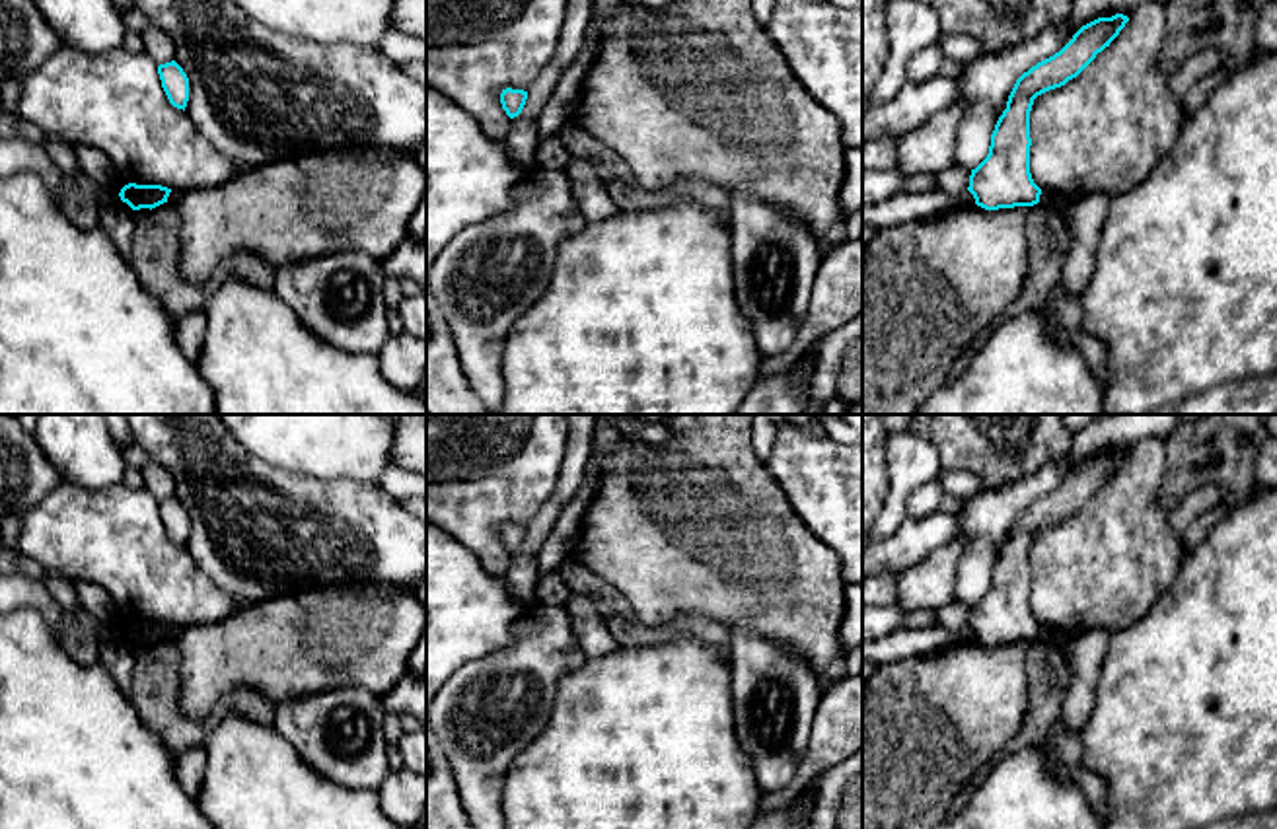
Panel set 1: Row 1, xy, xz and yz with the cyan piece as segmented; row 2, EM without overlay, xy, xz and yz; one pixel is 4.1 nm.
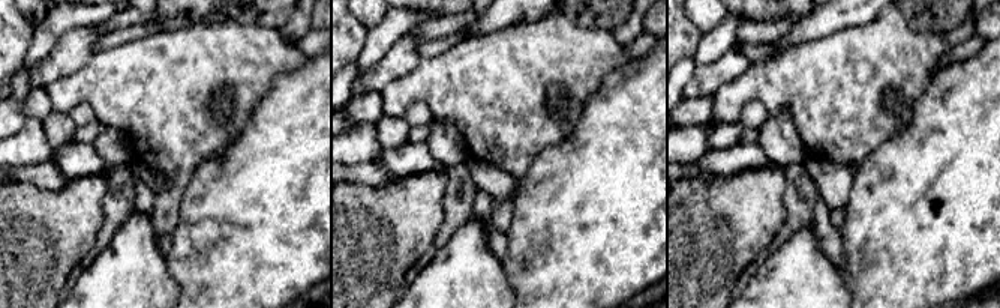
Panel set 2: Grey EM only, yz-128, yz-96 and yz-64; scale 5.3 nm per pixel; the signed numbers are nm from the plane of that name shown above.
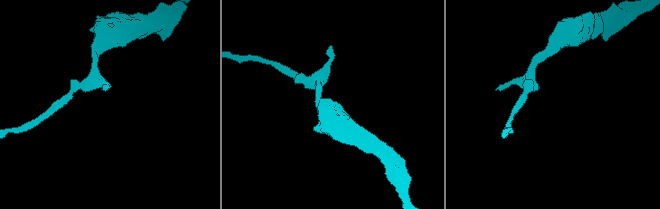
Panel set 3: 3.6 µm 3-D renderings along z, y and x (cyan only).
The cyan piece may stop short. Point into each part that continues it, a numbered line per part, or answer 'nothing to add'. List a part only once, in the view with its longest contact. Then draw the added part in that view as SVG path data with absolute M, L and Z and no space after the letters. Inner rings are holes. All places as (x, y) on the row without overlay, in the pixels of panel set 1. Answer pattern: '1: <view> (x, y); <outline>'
nothing to add

